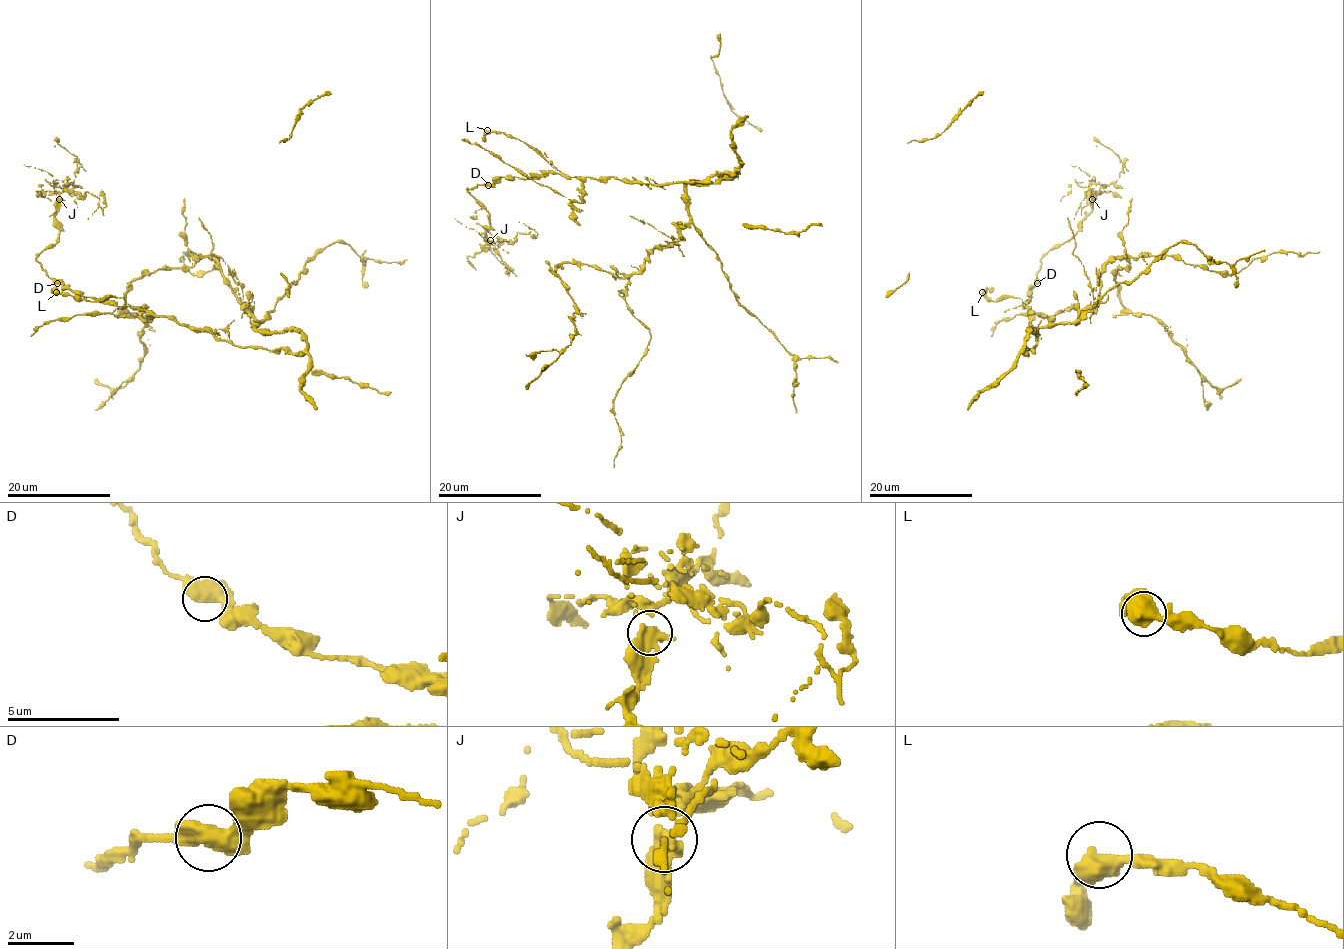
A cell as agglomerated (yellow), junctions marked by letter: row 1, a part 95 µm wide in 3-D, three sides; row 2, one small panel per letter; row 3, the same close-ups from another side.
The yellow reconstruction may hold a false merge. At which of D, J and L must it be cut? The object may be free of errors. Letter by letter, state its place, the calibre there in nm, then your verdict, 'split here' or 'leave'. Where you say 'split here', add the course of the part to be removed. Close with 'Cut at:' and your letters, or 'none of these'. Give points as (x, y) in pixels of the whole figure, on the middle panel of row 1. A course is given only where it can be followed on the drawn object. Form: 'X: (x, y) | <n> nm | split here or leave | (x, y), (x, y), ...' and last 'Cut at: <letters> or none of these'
D: (488, 185) | 480 nm | leave
J: (490, 240) | 460 nm | split here | (490, 240), (508, 271), (509, 269), (497, 260), (486, 241)
L: (487, 130) | 480 nm | leave
Cut at: J

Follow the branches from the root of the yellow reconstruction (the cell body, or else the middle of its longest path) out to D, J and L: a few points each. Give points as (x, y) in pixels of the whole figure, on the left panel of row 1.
D: (305, 349), (303, 353), (286, 353), (282, 349), (236, 346), (166, 317), (78, 296), (57, 283)
J: (305, 349), (286, 353), (236, 346), (174, 319), (78, 296), (56, 283), (37, 256), (57, 240), (59, 199)
L: (305, 349), (286, 353), (236, 346), (210, 332), (132, 309), (122, 297), (87, 301), (56, 292)

